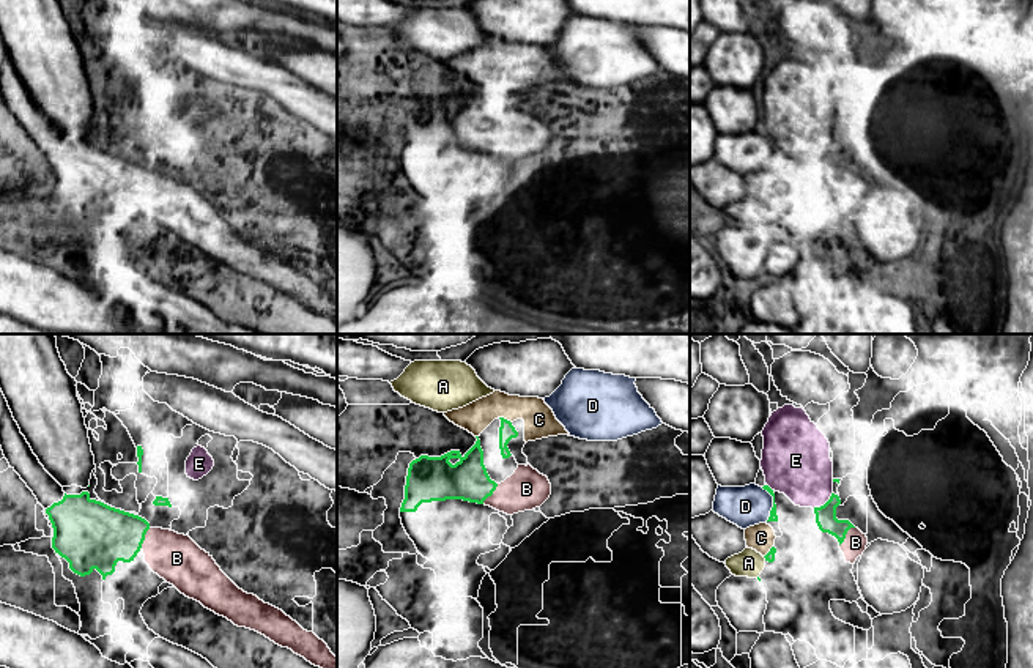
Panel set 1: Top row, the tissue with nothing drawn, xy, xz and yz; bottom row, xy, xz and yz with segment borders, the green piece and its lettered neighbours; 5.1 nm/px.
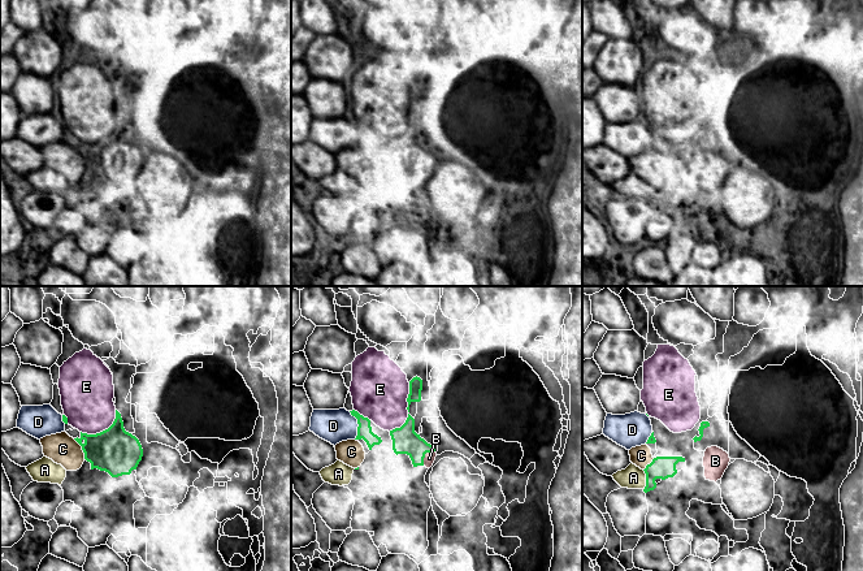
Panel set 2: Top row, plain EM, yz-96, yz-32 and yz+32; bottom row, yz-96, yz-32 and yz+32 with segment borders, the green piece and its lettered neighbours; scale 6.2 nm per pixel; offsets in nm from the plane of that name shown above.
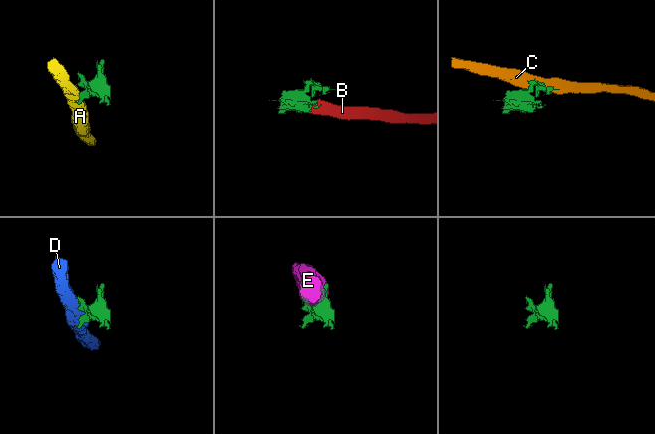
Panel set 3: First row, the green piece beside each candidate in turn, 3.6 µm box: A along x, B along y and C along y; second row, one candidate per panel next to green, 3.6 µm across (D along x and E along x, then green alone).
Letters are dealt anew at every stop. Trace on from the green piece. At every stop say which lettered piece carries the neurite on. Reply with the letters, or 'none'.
B

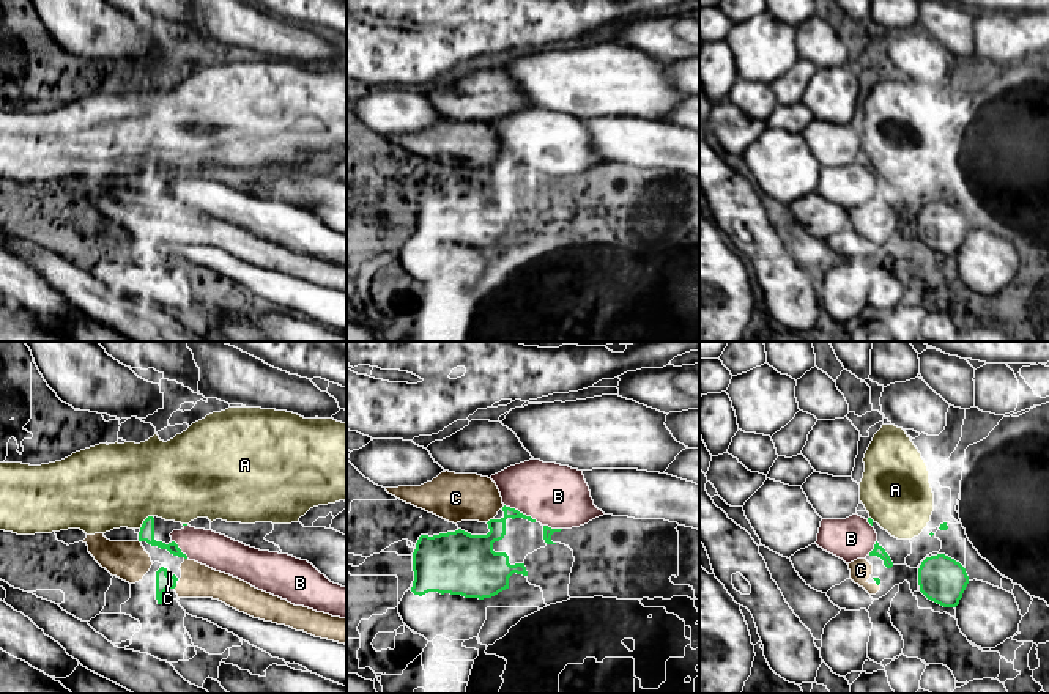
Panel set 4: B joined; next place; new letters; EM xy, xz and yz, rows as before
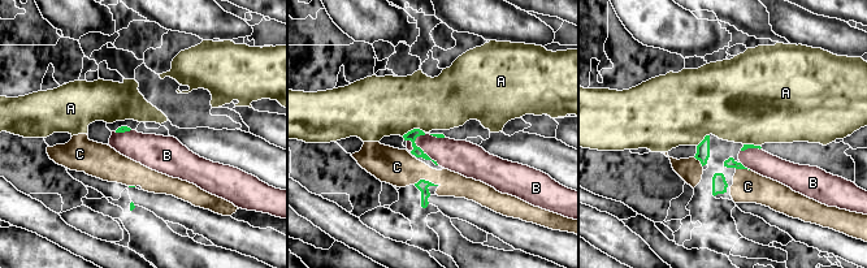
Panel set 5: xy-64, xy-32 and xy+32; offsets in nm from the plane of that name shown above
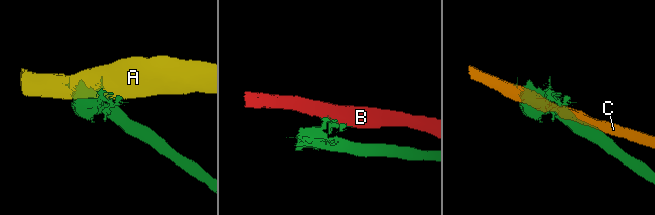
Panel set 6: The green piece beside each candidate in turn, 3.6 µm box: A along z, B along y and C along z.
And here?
none

